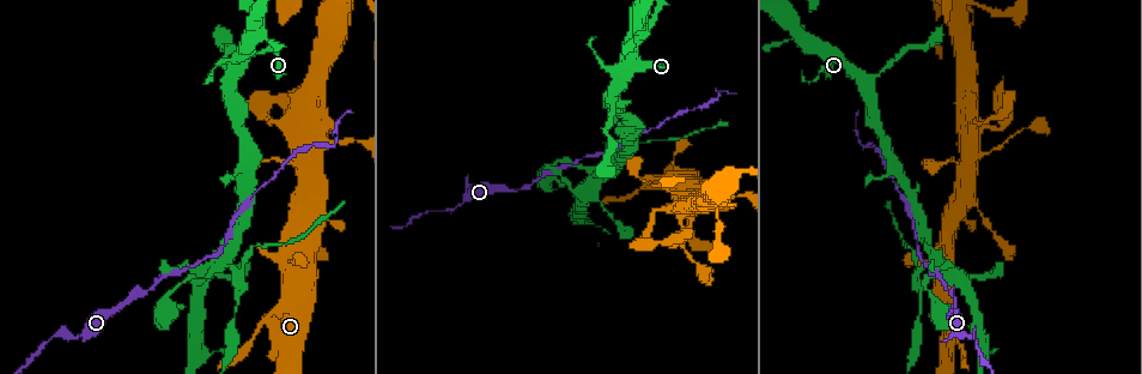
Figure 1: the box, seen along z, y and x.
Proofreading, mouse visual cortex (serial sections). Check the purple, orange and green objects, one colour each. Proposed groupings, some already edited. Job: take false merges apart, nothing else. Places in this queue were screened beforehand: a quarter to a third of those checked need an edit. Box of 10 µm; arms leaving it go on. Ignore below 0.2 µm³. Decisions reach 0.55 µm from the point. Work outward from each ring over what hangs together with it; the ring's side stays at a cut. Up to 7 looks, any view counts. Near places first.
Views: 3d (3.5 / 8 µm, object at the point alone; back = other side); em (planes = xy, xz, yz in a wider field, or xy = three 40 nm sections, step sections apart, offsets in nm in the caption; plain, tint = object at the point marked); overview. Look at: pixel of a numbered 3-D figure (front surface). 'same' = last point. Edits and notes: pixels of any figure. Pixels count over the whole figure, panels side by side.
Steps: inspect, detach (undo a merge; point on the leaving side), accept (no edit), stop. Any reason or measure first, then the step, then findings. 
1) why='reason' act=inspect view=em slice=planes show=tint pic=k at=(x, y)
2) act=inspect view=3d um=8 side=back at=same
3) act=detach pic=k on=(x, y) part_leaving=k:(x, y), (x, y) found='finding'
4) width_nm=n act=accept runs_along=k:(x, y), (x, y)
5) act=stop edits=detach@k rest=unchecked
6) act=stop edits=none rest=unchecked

why='small branch off a trunk' act=inspect view=3d um=3.5 pic=1 at=(225, 261)

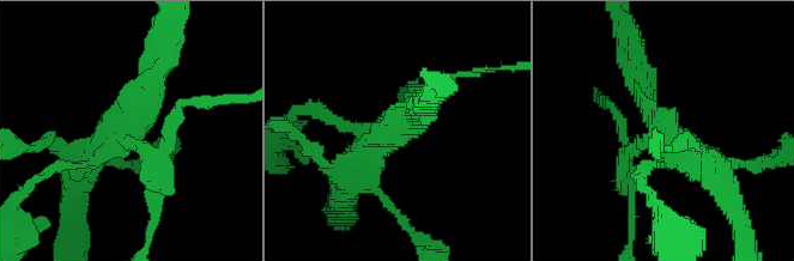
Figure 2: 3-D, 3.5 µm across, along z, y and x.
arms=4 arm_widths_nm=150,200,300,400 act=inspect view=em slice=xy step=2 show=tint pic=2 at=(663, 131)

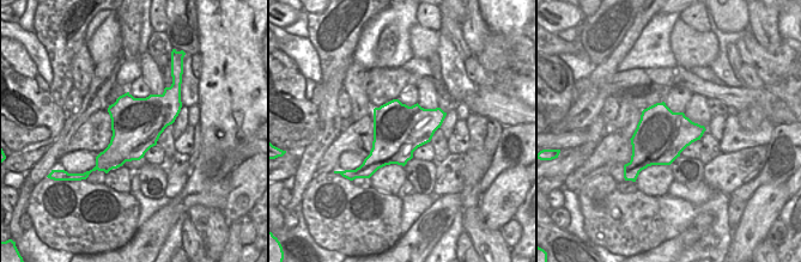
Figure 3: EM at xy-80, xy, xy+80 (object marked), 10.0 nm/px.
act=detach pic=2 on=(628, 189) part_leaving=2:(629, 149), (629, 248) found='a second cell is stuck on'

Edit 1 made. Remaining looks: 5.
why='narrows sharply' act=inspect view=3d um=3.5 pic=1 at=(976, 338)

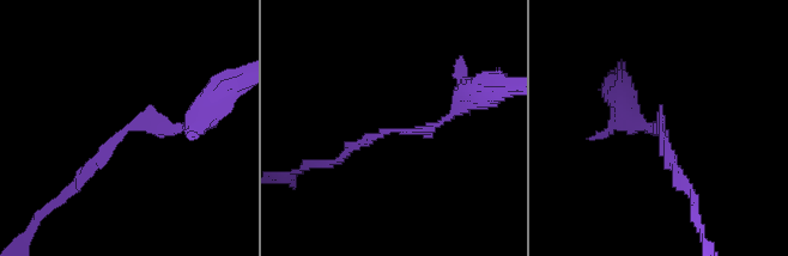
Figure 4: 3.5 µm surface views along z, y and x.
arm_widths_nm=150,150 why='need the tissue' act=inspect view=em slice=xy step=1 show=tint pic=4 at=(663, 126)

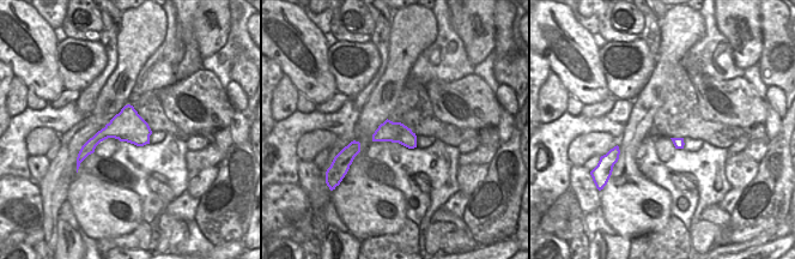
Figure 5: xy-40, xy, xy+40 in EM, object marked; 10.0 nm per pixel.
act=inspect view=em slice=planes show=tint at=same

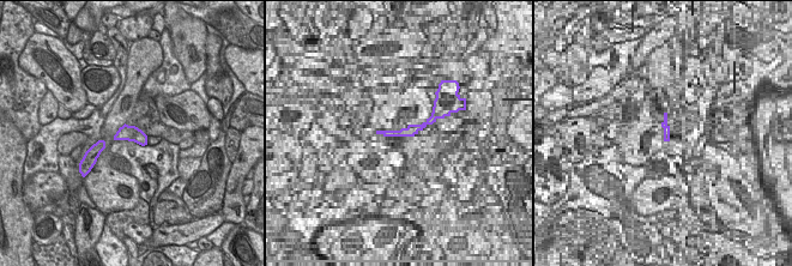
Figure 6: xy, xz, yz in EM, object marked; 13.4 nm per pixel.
act=accept runs_along=4:(201, 121), (127, 128), (76, 184) found='all the same cell'

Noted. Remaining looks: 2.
why='small branch off a trunk' act=inspect view=3d um=3.5 pic=1 at=(297, 128)

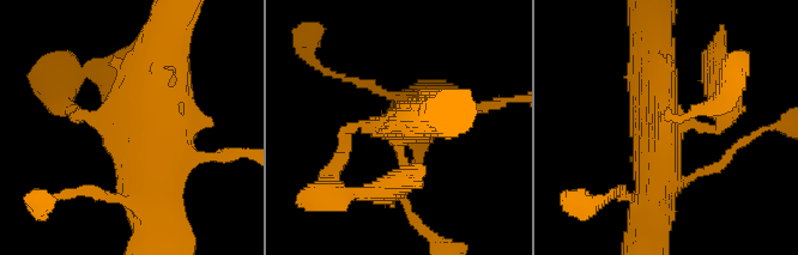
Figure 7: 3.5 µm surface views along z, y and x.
act=inspect view=em slice=xy step=3 show=tint pic=7 at=(131, 125)

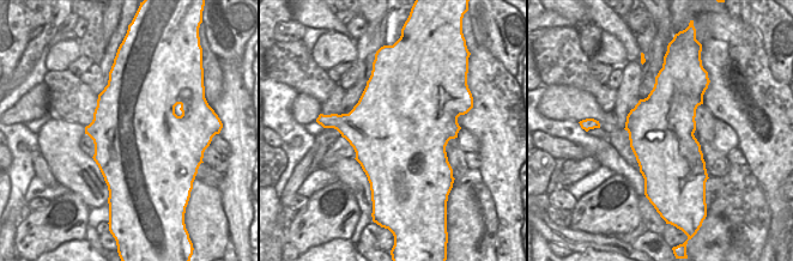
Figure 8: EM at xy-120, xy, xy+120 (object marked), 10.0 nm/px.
act=accept runs_along=7:(151, 204), (140, 93), (163, 53) found='continuous, no second cell'

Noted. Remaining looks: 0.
act=stop edits=detach@2 rest=unchecked

